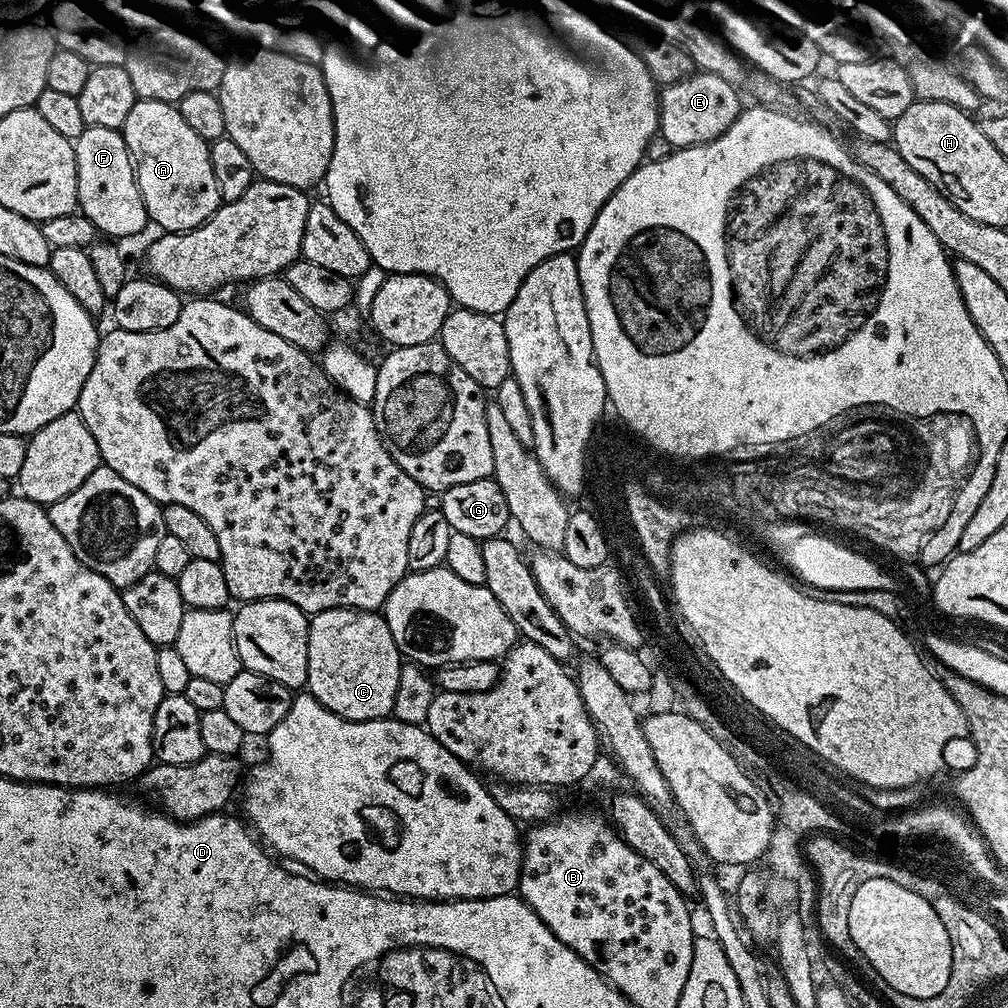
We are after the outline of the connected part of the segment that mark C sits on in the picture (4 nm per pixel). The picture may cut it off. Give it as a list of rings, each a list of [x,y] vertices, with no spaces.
[[[335,608],[315,613],[308,622],[307,691],[343,720],[382,720],[391,713],[402,657],[379,611]]]

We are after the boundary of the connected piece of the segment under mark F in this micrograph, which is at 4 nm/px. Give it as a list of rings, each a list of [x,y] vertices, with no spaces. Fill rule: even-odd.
[[[88,126],[74,141],[74,147],[76,203],[82,215],[94,222],[97,233],[108,238],[136,236],[144,227],[149,227],[148,211],[136,181],[136,169],[132,163],[132,156],[128,153],[123,131]]]

